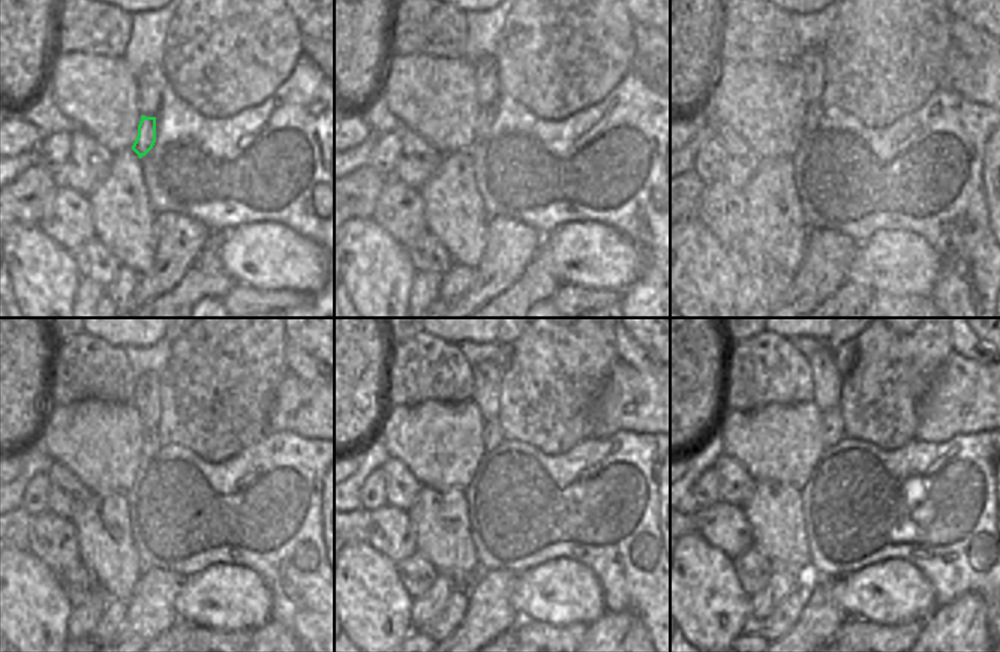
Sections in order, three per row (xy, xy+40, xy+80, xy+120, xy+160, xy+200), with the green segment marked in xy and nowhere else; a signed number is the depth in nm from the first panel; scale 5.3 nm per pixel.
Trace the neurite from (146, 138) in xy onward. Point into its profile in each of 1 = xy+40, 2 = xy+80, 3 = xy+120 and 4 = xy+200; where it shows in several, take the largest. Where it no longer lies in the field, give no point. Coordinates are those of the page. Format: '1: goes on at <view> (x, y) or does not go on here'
1: goes on at xy+40 (486, 116)
2: goes on at xy+80 (814, 110)
3: goes on at xy+120 (152, 444)
4: goes on at xy+200 (832, 432)

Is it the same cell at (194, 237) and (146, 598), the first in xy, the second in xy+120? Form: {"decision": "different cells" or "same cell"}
{"decision": "same cell"}

